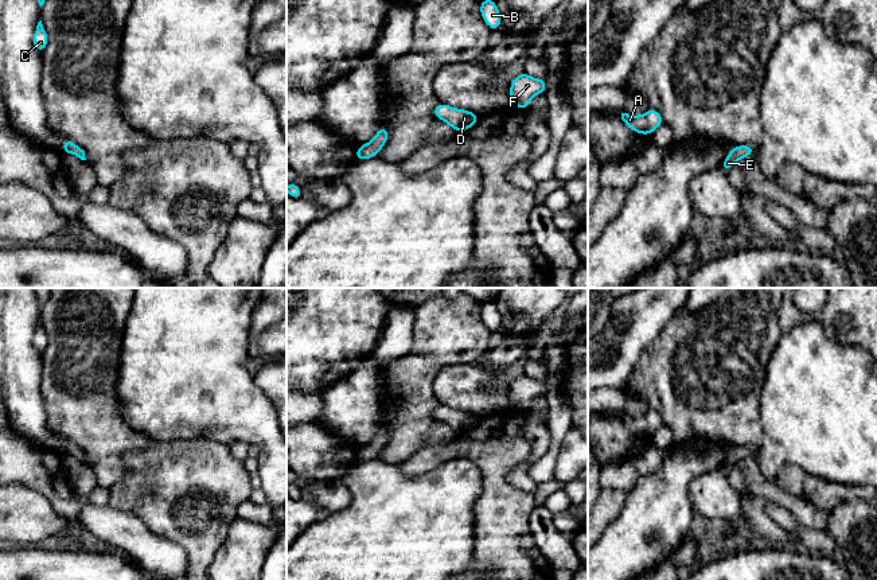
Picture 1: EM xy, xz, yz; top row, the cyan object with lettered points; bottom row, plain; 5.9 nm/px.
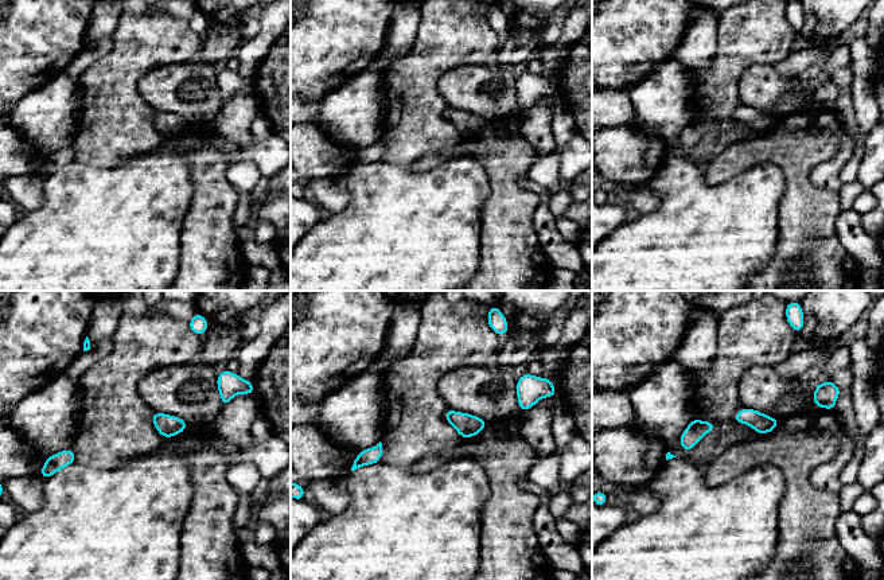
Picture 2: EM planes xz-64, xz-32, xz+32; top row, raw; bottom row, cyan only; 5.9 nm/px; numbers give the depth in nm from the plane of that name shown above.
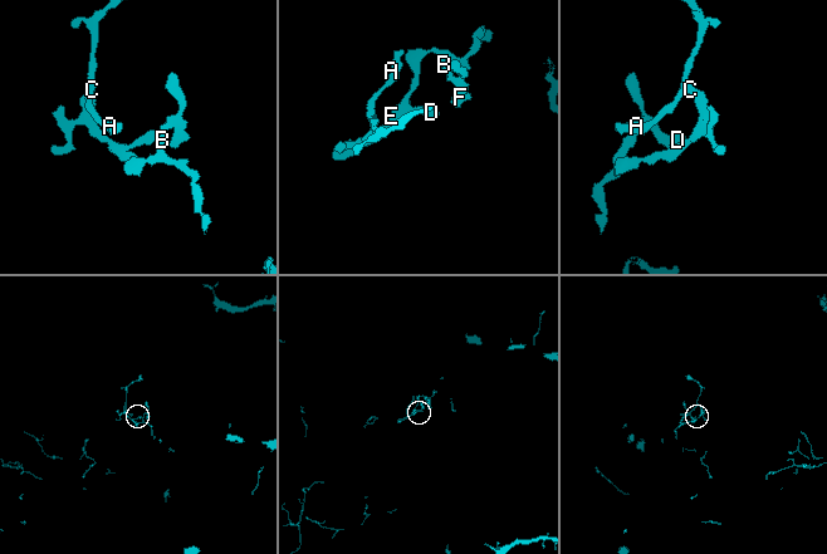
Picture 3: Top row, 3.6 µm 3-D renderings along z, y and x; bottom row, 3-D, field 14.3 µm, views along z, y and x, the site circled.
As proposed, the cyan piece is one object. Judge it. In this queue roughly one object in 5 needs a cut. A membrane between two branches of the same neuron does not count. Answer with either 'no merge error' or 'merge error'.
no merge error

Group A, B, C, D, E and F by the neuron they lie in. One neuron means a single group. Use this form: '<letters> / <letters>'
A B C D E F

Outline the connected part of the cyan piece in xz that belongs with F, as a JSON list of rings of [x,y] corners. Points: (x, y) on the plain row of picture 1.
[[[526,373],[512,379],[510,386],[511,406],[526,410],[534,397],[546,393],[546,381],[530,378]]]

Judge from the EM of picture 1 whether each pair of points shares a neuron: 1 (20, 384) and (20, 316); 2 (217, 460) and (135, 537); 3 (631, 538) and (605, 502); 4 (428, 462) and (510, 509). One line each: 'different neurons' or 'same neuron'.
1: same neuron
2: different neurons
3: different neurons
4: same neuron

